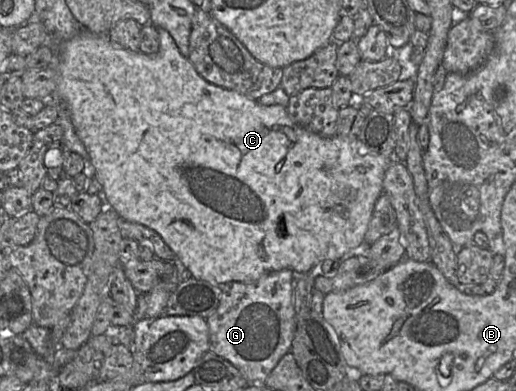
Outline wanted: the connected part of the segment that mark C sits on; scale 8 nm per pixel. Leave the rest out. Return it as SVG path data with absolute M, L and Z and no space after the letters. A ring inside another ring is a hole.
M157 28L157 31L160 38L160 48L156 54L151 55L144 54L140 51L133 52L123 49L117 45L114 45L109 40L107 35L95 35L87 31L83 31L73 36L69 40L64 41L60 44L59 50L56 50L56 66L54 67L57 72L56 96L55 99L53 99L52 101L46 102L62 102L69 109L75 131L80 140L83 142L90 156L89 172L90 174L95 175L101 182L103 202L107 203L109 207L114 209L121 218L129 222L144 225L157 232L164 240L164 242L173 251L176 259L182 263L182 265L188 270L191 276L195 277L196 279L207 281L213 285L222 285L229 282L254 283L265 274L284 269L292 270L294 273L298 273L298 275L303 274L311 270L316 270L319 265L326 259L341 260L346 253L348 253L352 249L359 247L363 242L365 242L365 233L372 218L375 203L383 192L383 179L385 171L392 162L392 159L390 157L370 151L370 149L356 137L344 137L340 135L335 135L333 137L326 138L311 131L308 131L297 125L290 118L287 108L282 105L261 105L257 102L257 100L253 100L245 96L244 94L214 85L206 81L196 71L195 67L189 61L189 59L181 54L170 33L163 28Z

